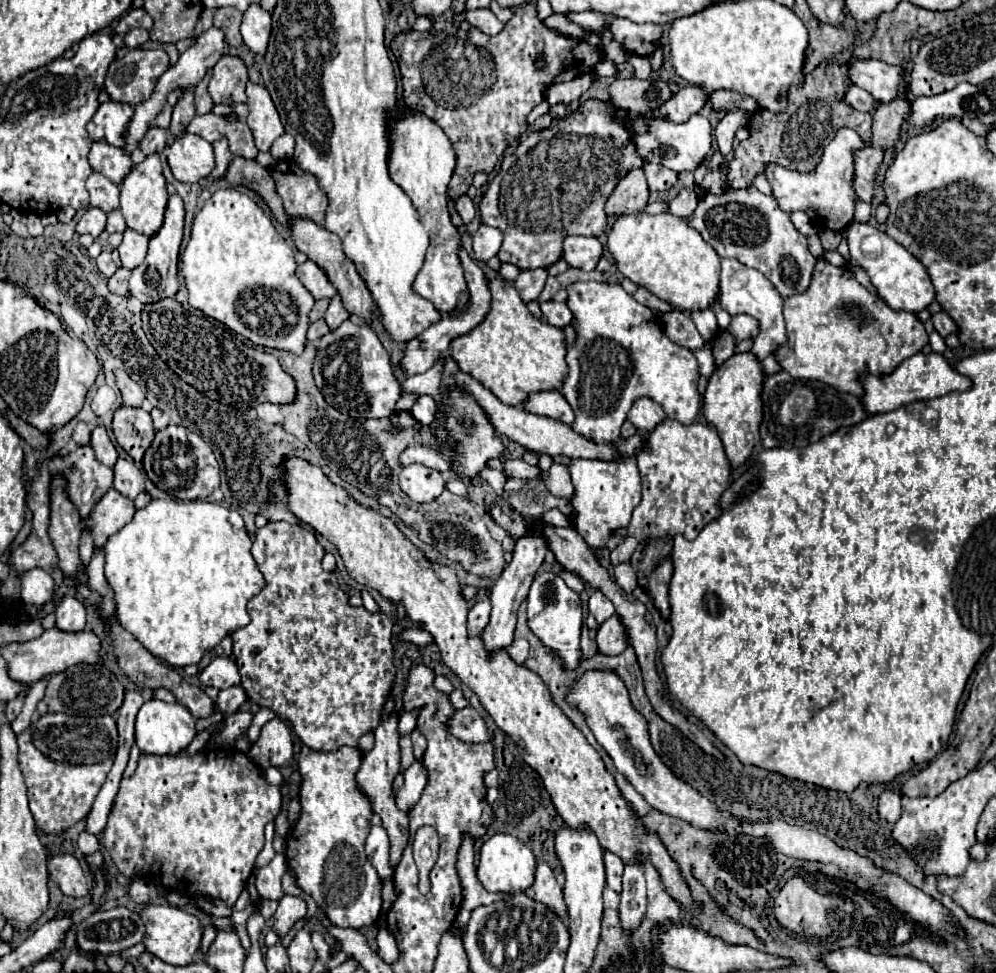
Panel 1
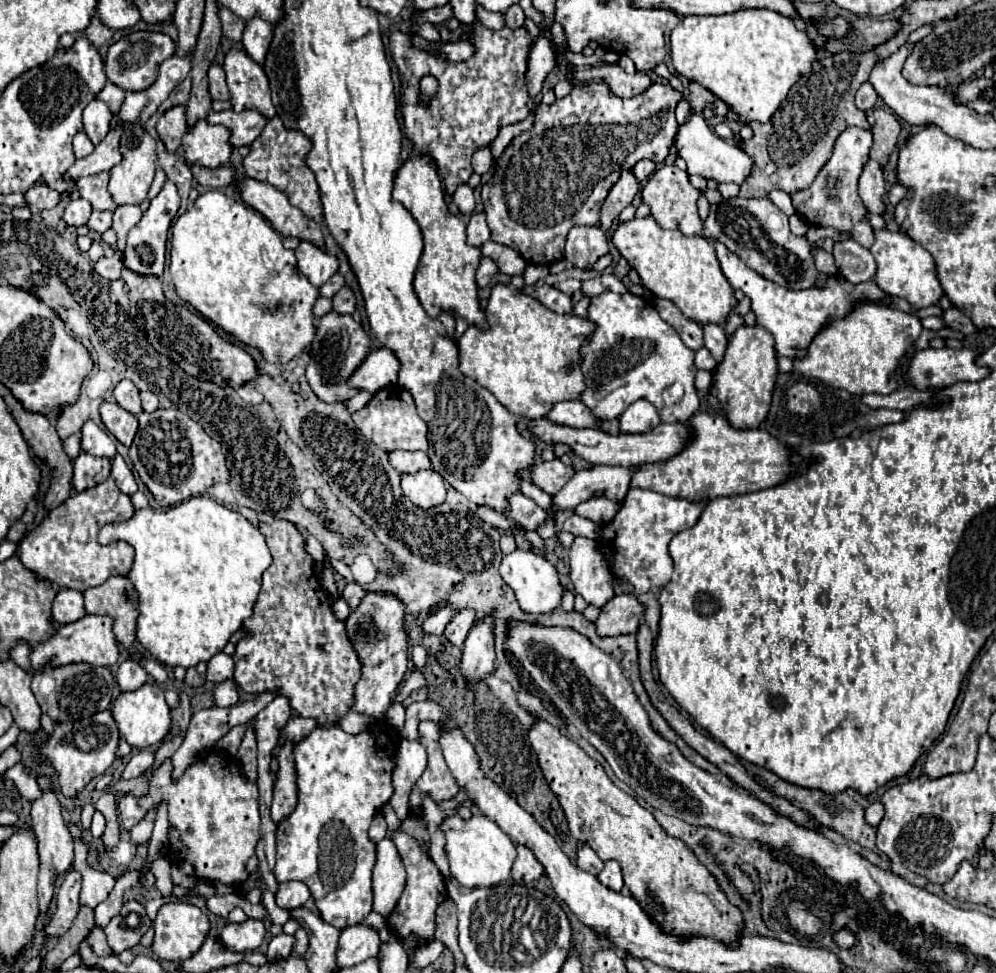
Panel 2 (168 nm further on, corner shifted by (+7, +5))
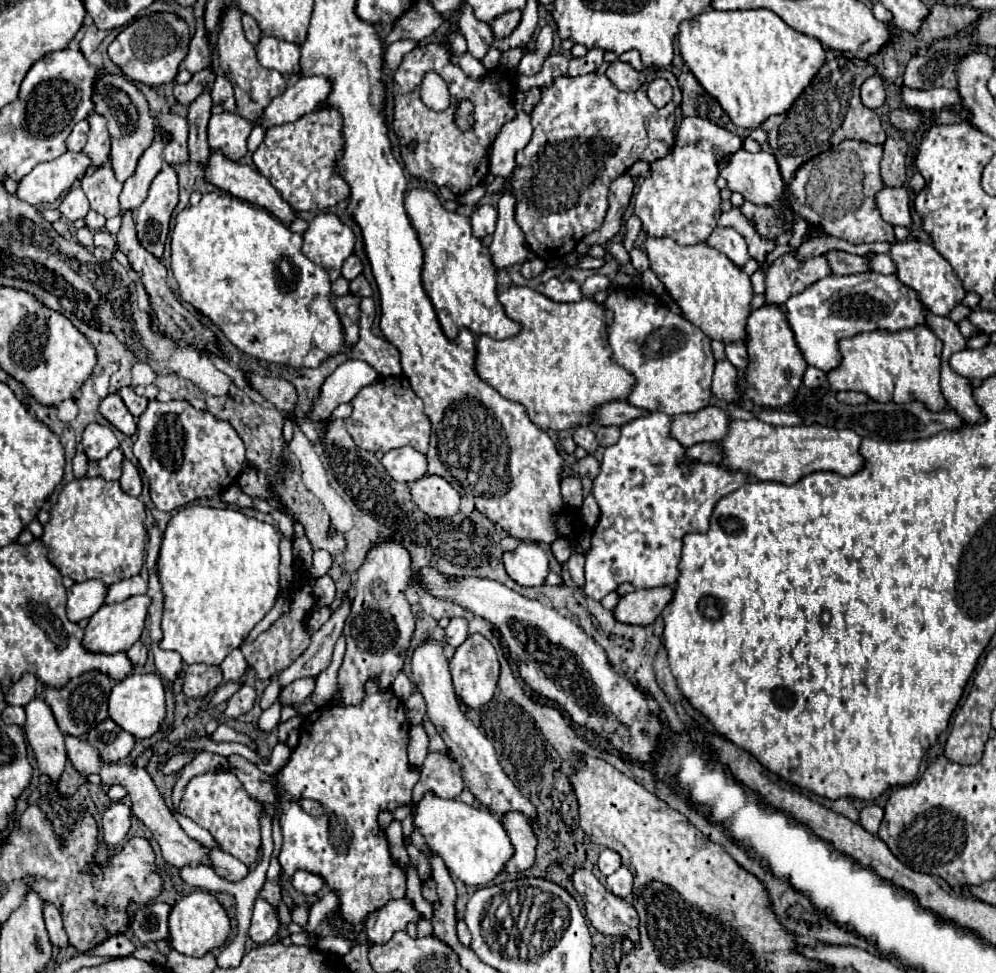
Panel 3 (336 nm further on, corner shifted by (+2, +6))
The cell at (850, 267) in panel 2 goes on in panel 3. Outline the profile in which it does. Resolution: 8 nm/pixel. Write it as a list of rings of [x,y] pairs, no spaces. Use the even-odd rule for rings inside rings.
[[[877,254],[875,258],[869,260],[871,270],[879,272],[879,274],[895,274],[895,262],[891,260],[889,254]]]

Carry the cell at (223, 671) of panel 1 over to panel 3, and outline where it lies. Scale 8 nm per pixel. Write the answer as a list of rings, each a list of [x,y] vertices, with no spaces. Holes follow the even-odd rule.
[[[233,650],[221,664],[221,670],[223,670],[223,678],[227,682],[237,682],[245,670],[247,670],[247,660],[245,656],[241,654],[241,650]]]

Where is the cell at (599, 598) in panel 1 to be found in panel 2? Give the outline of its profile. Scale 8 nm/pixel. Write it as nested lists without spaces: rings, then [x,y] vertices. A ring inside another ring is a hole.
[[[574,539],[570,549],[570,577],[576,593],[582,595],[588,605],[600,609],[614,597],[614,577],[610,577],[606,557],[592,539]]]

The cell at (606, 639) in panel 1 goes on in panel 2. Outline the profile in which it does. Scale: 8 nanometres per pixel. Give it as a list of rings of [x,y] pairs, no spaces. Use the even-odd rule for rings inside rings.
[[[616,595],[600,611],[596,619],[596,633],[600,637],[618,637],[636,633],[644,607],[634,595]]]

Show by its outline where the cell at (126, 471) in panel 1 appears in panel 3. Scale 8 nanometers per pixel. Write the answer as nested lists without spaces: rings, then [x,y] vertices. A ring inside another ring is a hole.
[[[125,460],[125,462],[123,462],[121,488],[123,488],[129,496],[139,496],[139,494],[141,494],[141,490],[143,490],[143,482],[141,482],[139,470],[137,470],[129,460]]]

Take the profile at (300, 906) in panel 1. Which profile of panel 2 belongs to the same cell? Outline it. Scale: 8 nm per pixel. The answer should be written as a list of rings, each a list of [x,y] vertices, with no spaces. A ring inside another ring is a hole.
[[[288,881],[278,885],[276,905],[280,909],[298,909],[308,901],[308,897],[310,897],[310,891],[302,881]]]

